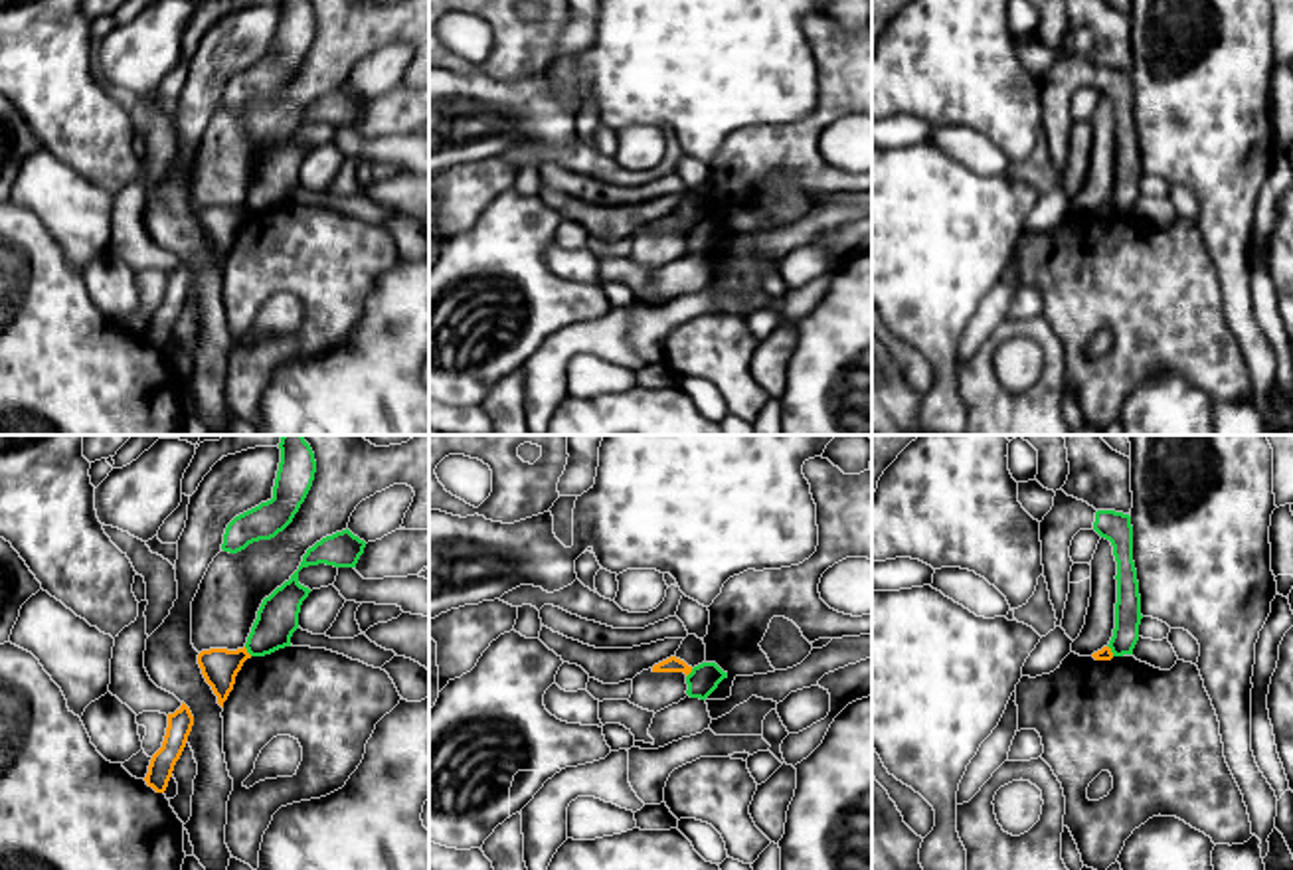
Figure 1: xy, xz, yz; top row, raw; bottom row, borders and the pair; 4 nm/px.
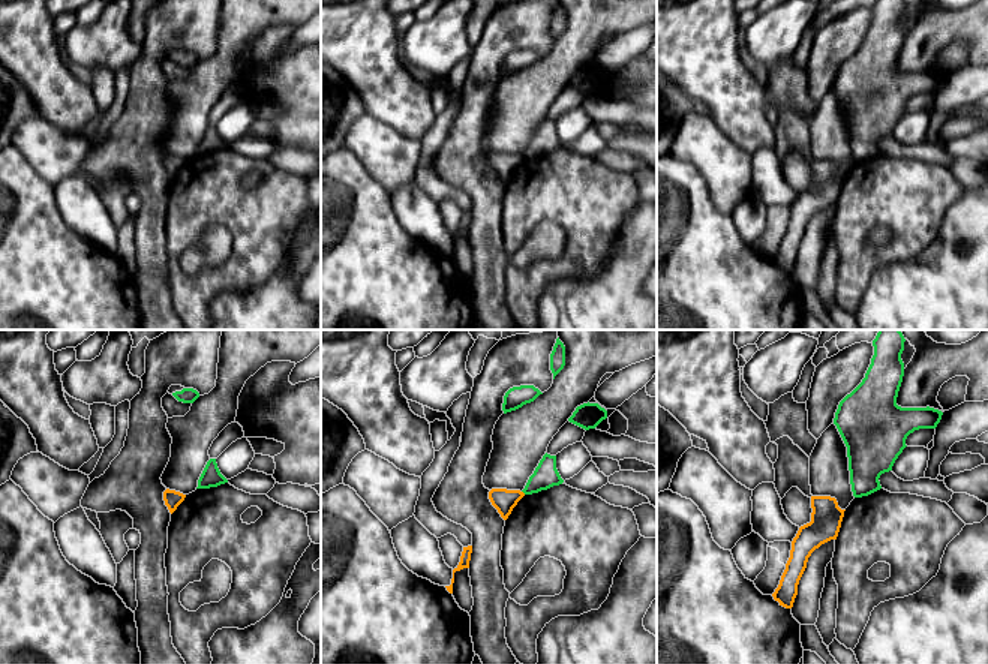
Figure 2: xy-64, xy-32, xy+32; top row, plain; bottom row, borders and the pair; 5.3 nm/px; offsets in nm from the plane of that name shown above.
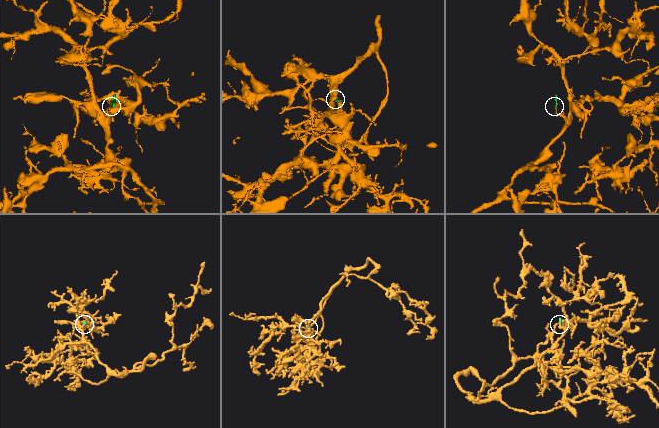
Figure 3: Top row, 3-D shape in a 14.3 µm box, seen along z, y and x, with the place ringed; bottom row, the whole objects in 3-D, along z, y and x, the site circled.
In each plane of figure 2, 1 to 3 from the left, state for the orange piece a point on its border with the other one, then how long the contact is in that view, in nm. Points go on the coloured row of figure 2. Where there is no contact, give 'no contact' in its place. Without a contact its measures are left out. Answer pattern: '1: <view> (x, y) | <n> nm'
1: no contact
2: xy-32 (523, 492) | 30 nm
3: no contact

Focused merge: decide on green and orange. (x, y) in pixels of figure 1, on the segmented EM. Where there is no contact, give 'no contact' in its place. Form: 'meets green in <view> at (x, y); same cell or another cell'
meets green in xy at (248, 651); another cell

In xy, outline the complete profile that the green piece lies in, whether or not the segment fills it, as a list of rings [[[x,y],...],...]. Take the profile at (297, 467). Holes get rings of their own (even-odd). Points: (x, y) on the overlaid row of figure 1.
[[[283,435],[281,463],[273,498],[235,516],[223,534],[221,550],[237,554],[249,544],[271,540],[283,532],[304,502],[316,473],[316,461],[302,435]]]

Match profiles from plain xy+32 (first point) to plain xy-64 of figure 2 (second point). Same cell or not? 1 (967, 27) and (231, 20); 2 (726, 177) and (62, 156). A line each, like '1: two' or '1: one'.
1: one
2: one

